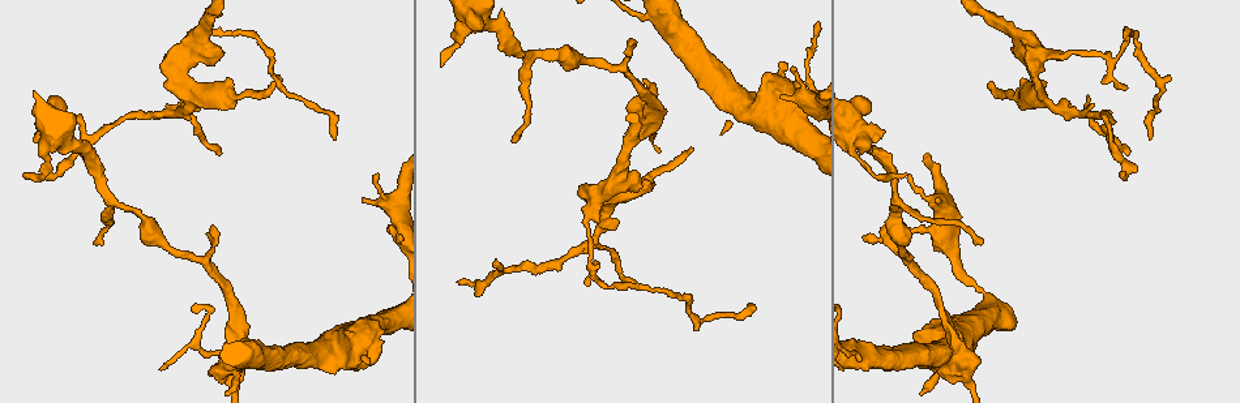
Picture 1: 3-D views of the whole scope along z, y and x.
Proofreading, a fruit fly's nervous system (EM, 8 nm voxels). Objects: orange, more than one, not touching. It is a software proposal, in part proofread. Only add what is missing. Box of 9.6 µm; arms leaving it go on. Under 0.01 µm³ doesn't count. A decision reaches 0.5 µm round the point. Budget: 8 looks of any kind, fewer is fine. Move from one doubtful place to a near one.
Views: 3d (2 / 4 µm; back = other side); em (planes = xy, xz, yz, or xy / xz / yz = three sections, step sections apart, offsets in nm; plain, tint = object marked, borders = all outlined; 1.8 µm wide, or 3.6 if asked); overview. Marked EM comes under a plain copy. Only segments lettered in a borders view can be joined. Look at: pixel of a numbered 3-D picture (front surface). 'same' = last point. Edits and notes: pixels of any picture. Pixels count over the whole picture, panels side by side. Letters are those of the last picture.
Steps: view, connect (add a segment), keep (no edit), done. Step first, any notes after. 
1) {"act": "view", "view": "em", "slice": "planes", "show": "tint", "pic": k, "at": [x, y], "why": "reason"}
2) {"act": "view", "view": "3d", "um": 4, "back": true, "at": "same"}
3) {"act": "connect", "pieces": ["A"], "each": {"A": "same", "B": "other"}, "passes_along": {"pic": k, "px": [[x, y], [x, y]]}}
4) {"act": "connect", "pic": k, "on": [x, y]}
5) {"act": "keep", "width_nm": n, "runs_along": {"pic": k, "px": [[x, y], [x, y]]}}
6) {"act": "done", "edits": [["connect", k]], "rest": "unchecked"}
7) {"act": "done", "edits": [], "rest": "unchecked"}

{"act": "view", "view": "em", "slice": "planes", "show": "borders", "pic": 1, "at": [242, 97], "why": "sudden change in width"}

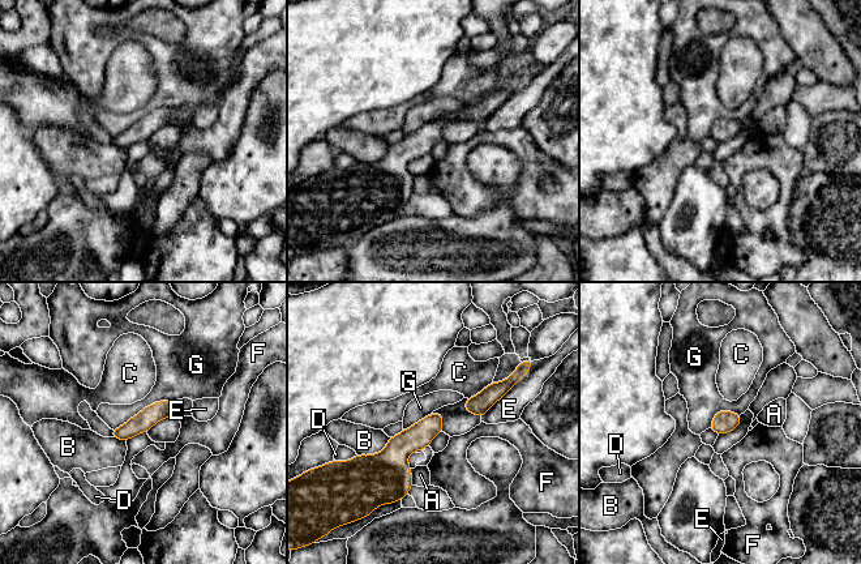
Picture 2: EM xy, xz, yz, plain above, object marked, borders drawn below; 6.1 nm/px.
{"act": "keep", "longest_contact_nm": ["G", 420], "each": {"A": "other", "B": "other", "C": "other", "D": "other", "E": "other", "F": "other", "G": "other"}, "border": {"pic": 2, "px": [[172, 400], [151, 402], [112, 430]]}, "found": "none of them fits"}

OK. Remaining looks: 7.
{"act": "view", "view": "em", "slice": "planes", "show": "borders", "pic": 1, "at": [1153, 136], "why": "end of a long branch"}

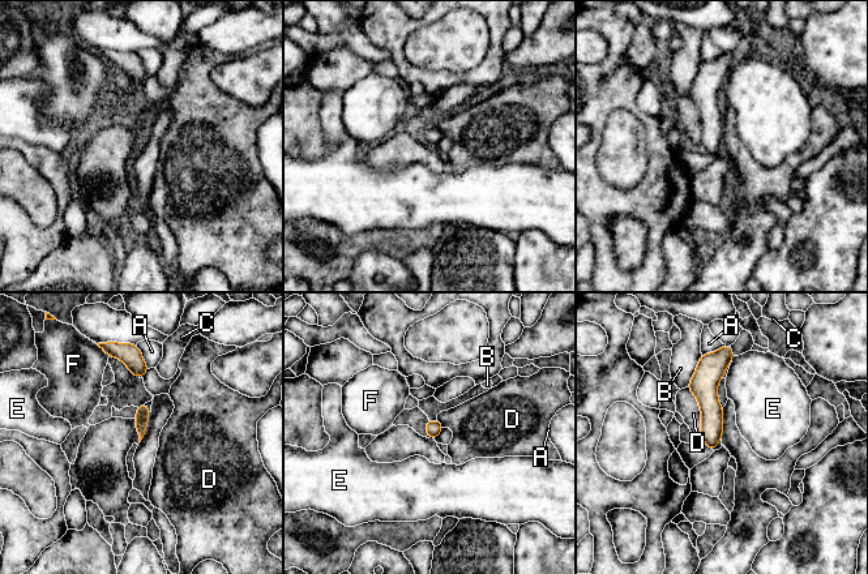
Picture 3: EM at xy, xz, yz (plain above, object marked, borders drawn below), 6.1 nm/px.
{"act": "keep", "width_nm": 90, "each": {"A": "other", "B": "other", "C": "other", "D": "other", "E": "other", "F": "other"}, "border": {"pic": 3, "px": [[687, 388], [697, 401], [701, 436]]}, "found": "none of them fits"}

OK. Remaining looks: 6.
{"act": "view", "view": "3d", "um": 4, "back": true, "pic": 1, "at": [1128, 152], "why": "tapers out"}

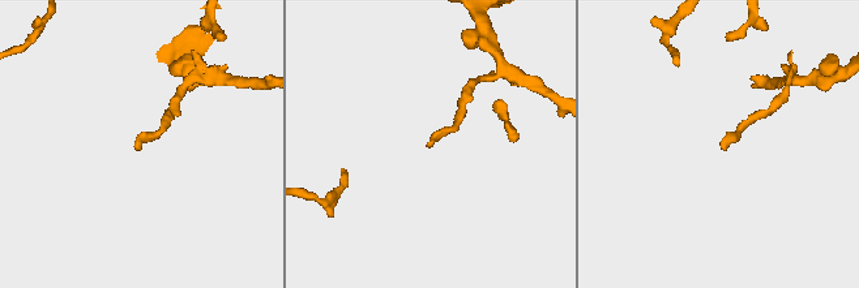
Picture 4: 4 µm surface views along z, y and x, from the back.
{"act": "view", "view": "em", "slice": "planes", "show": "borders", "pic": 4, "at": [137, 145], "why": "need the tissue"}

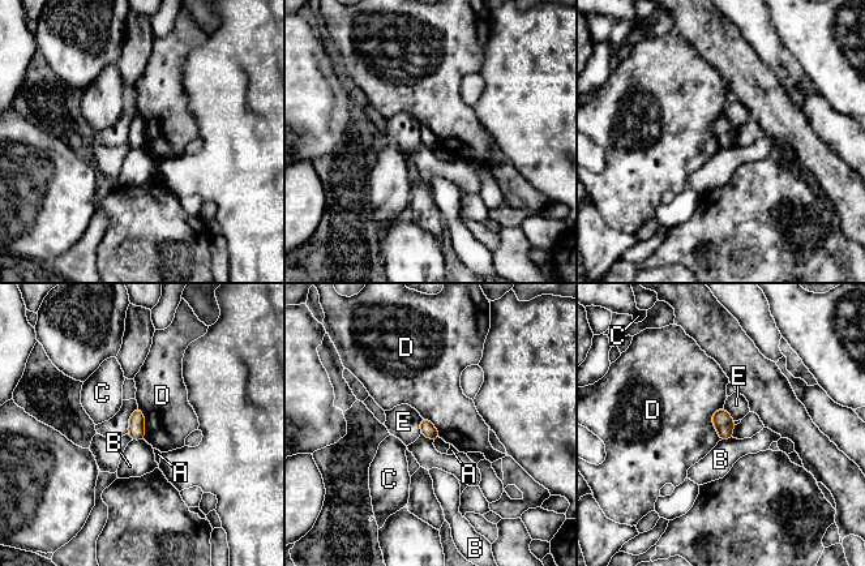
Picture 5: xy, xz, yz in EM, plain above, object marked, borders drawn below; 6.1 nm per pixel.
{"act": "keep", "width_nm": 90, "each": {"A": "other", "B": "other", "C": "other", "D": "other", "E": "other"}, "border": {"pic": 5, "px": [[723, 407], [711, 416], [720, 440]]}, "found": "no lettered segment goes on from it"}

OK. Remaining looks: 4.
{"act": "view", "view": "em", "slice": "planes", "show": "borders", "pic": 1, "at": [1109, 60], "why": "branch point"}

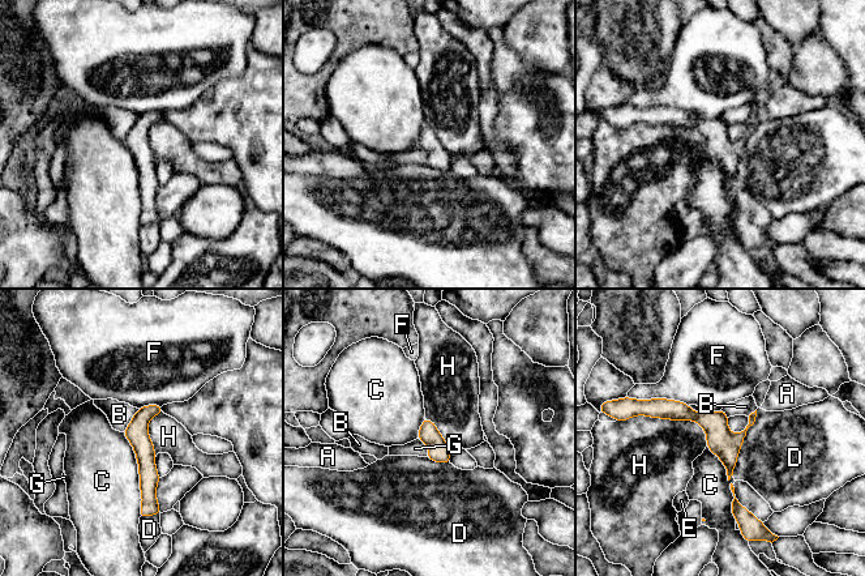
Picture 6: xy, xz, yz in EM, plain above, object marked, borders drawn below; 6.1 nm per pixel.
{"act": "keep", "width_nm": 130, "each": {"A": "other", "B": "other", "C": "other", "D": "other", "E": "other", "F": "other", "G": "other", "H": "other"}, "runs_along": {"pic": 6, "px": [[159, 408], [141, 422], [144, 513]]}, "found": "none of them fits"}

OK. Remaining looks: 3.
{"act": "done", "edits": [], "rest": "unchecked"}

